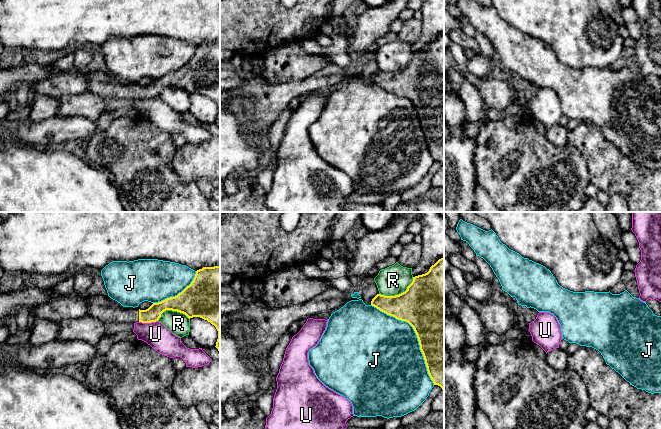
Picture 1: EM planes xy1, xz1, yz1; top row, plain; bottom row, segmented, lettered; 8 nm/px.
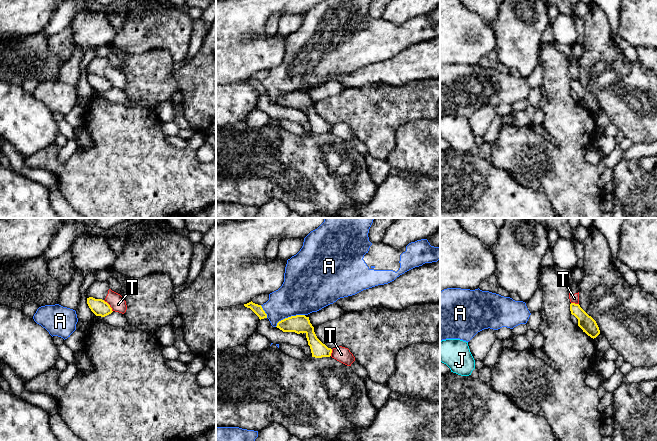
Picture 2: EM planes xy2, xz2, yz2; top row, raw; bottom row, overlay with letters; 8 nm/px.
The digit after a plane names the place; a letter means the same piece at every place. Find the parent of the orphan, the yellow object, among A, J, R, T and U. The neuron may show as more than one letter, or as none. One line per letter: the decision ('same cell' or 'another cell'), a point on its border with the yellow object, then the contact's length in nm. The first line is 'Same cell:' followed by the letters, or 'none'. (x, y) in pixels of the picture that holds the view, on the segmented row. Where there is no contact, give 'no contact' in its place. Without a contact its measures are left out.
Same cell: none
A: another cell | xz2 (289, 317) | 260 nm
J: another cell | xz1 (416, 334) | 800 nm
R: another cell | xz1 (399, 294) | 320 nm
T: another cell | xy2 (109, 305) | 120 nm
U: another cell | xy1 (148, 322) | 150 nm

